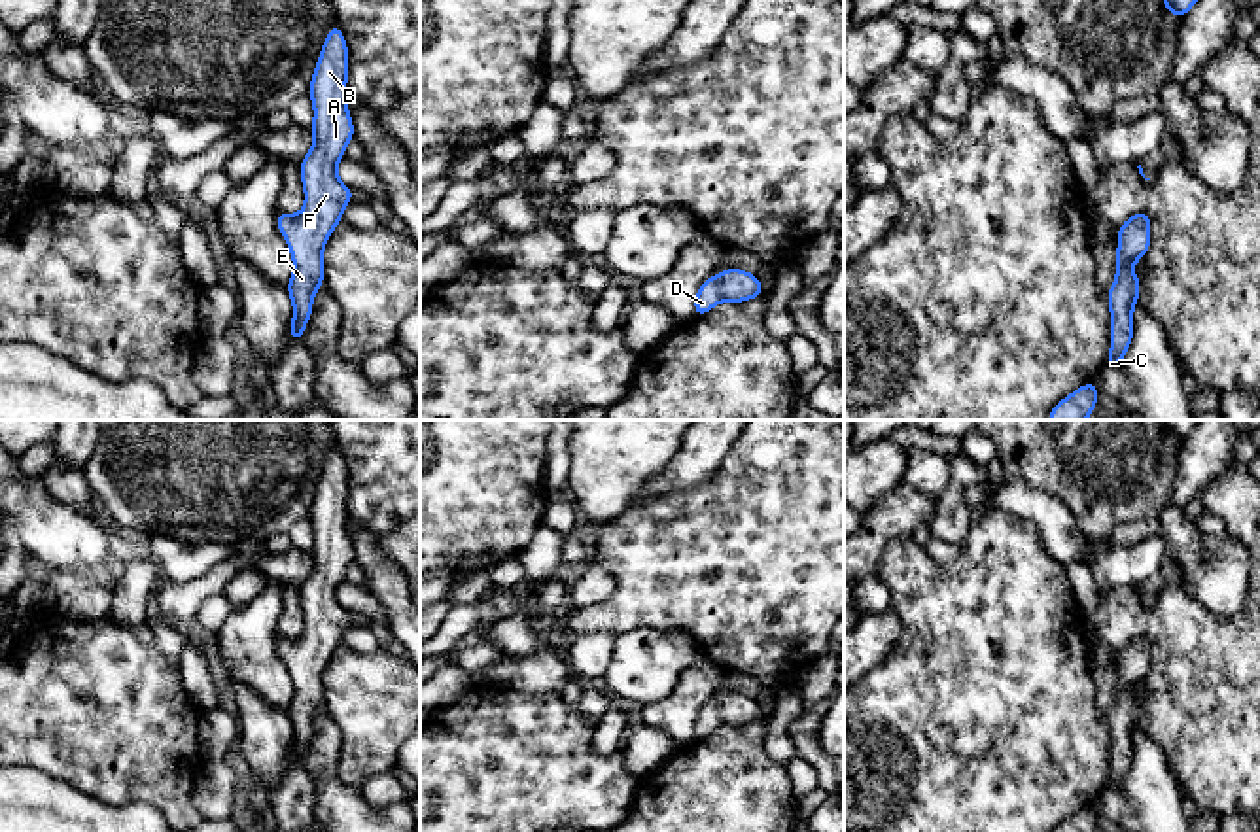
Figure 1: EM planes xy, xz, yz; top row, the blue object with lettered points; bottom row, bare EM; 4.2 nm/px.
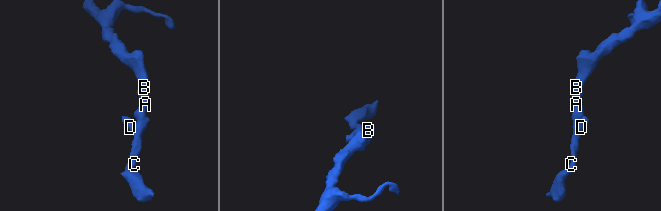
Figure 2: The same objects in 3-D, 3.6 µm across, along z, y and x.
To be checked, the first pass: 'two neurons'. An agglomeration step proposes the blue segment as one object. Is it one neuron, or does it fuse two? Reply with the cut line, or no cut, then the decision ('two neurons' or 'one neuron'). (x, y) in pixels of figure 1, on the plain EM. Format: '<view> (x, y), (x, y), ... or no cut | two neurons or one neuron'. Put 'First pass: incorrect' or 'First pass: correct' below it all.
no cut | one neuron
First pass: incorrect

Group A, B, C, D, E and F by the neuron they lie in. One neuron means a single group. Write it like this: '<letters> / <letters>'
A B C D E F

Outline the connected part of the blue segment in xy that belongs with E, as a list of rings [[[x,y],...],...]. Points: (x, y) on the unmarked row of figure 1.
[[[331,448],[322,469],[308,520],[314,529],[314,569],[297,588],[305,613],[305,630],[297,639],[278,632],[276,647],[291,675],[295,694],[286,709],[293,726],[289,764],[303,764],[312,739],[312,726],[325,703],[324,671],[354,615],[337,599],[337,586],[354,562],[346,529],[348,469],[339,448]]]

